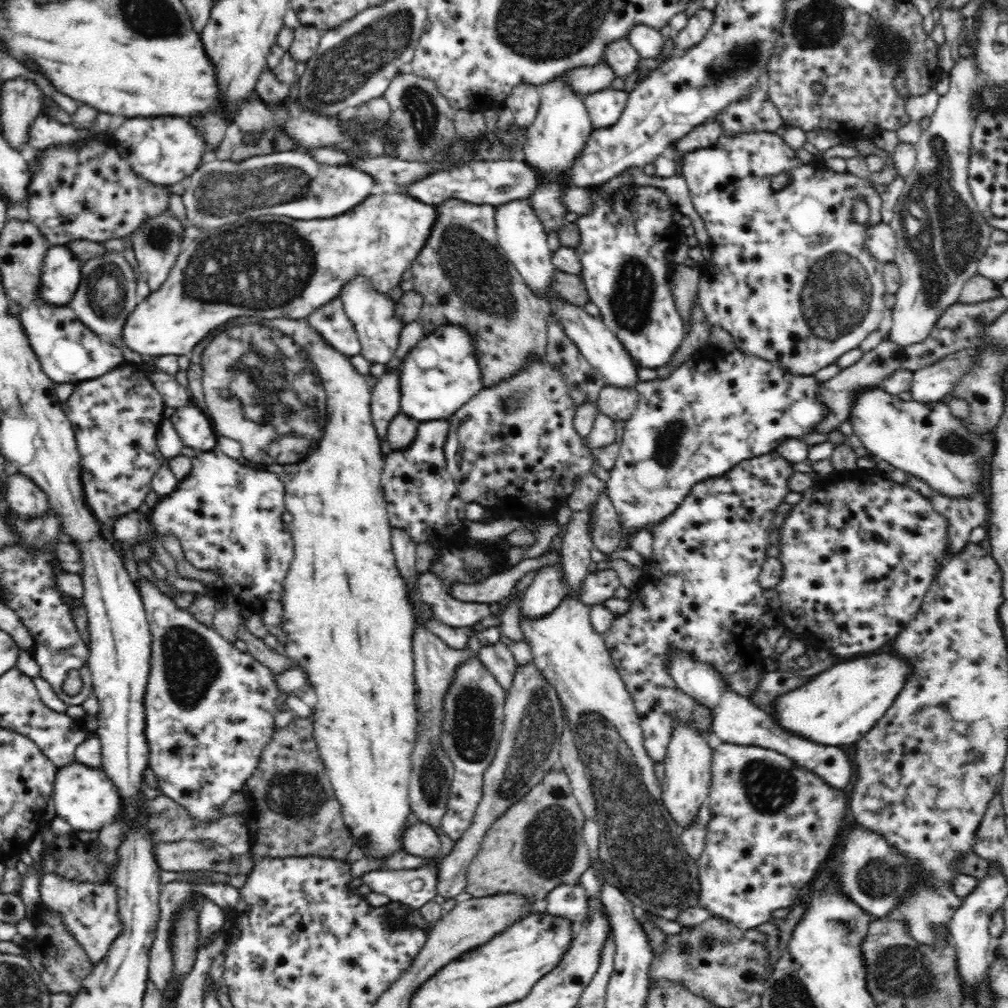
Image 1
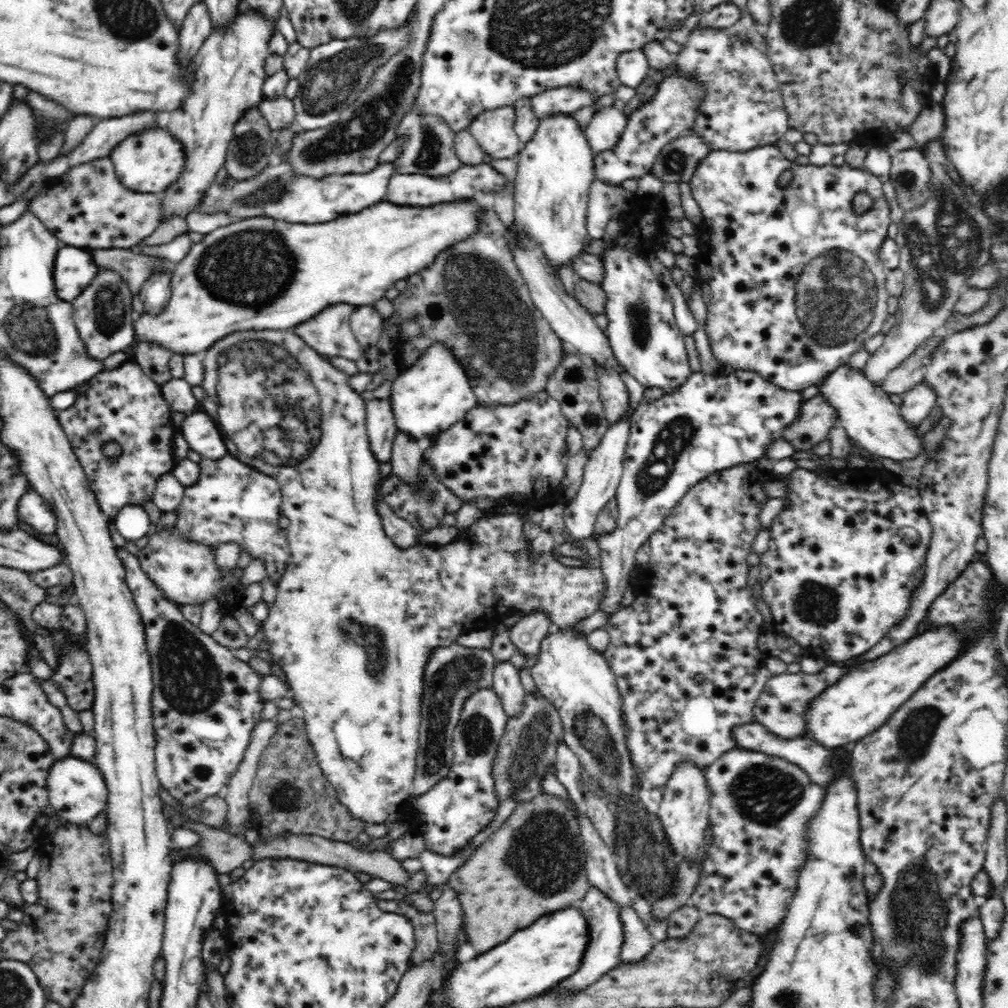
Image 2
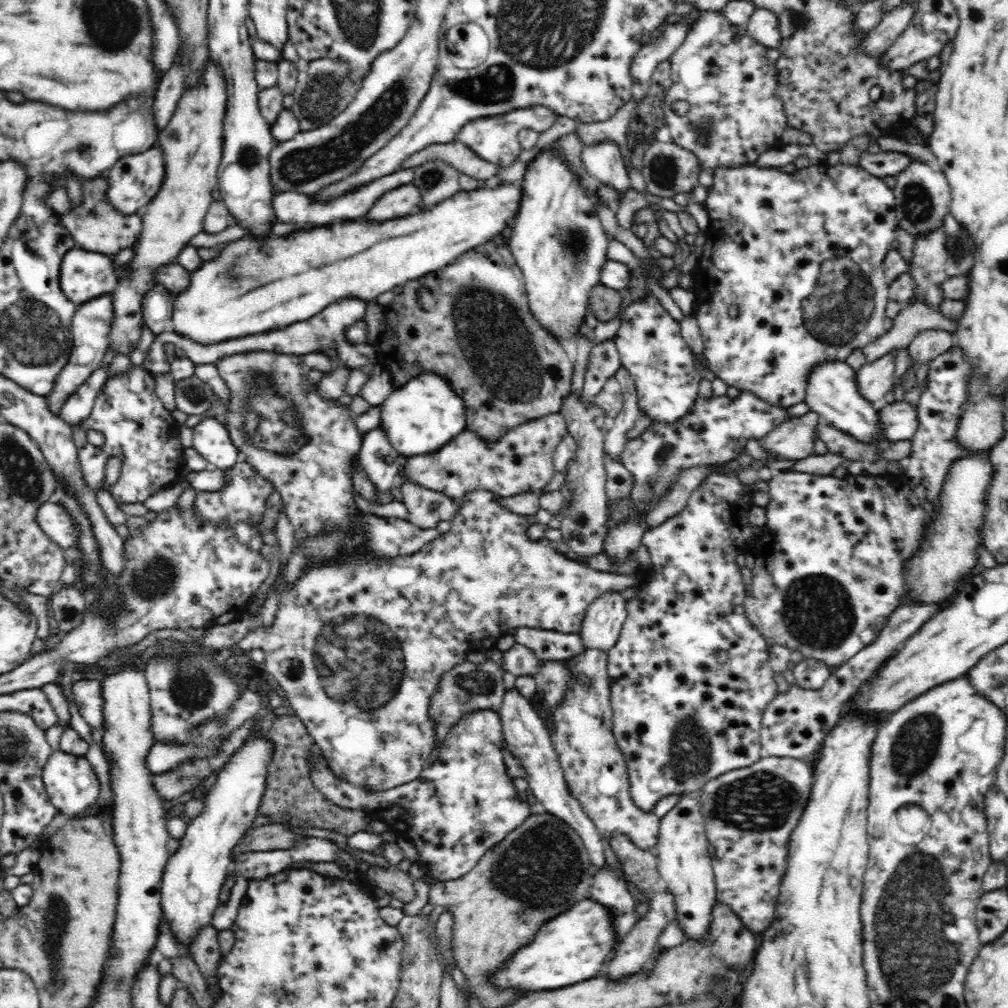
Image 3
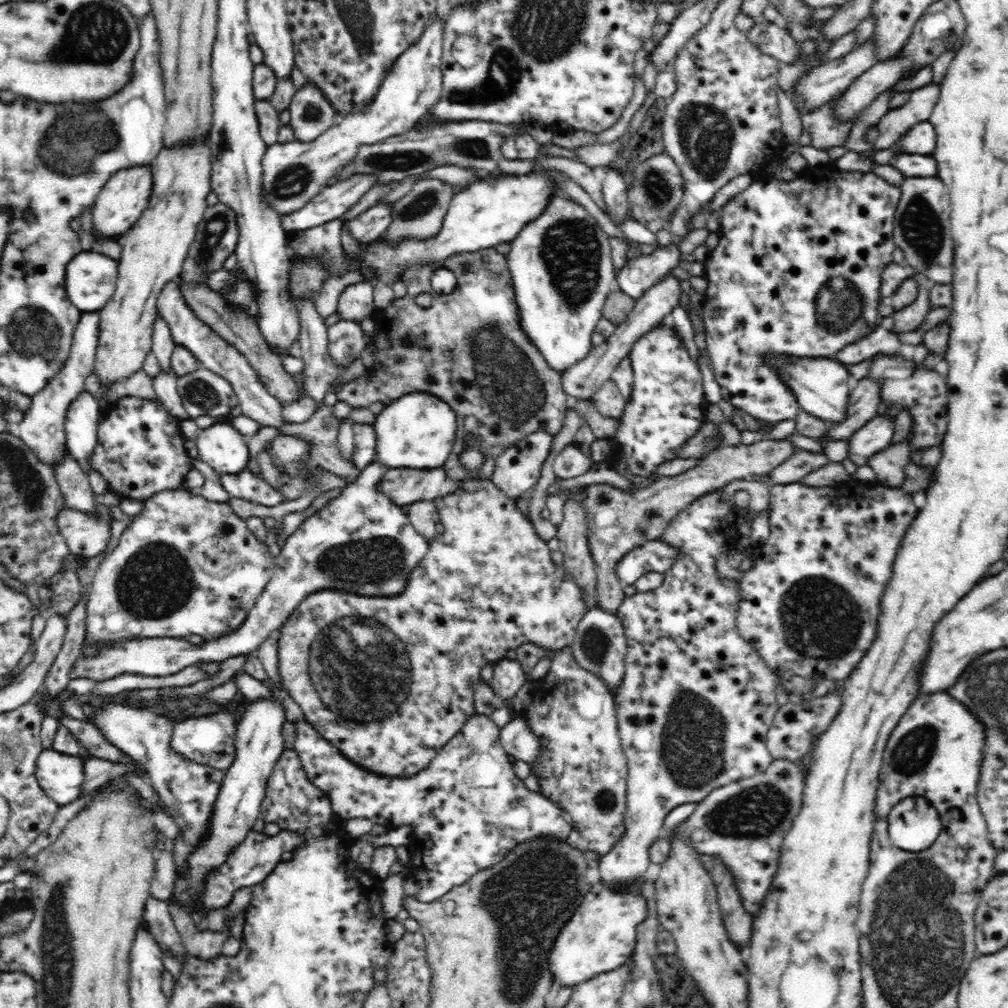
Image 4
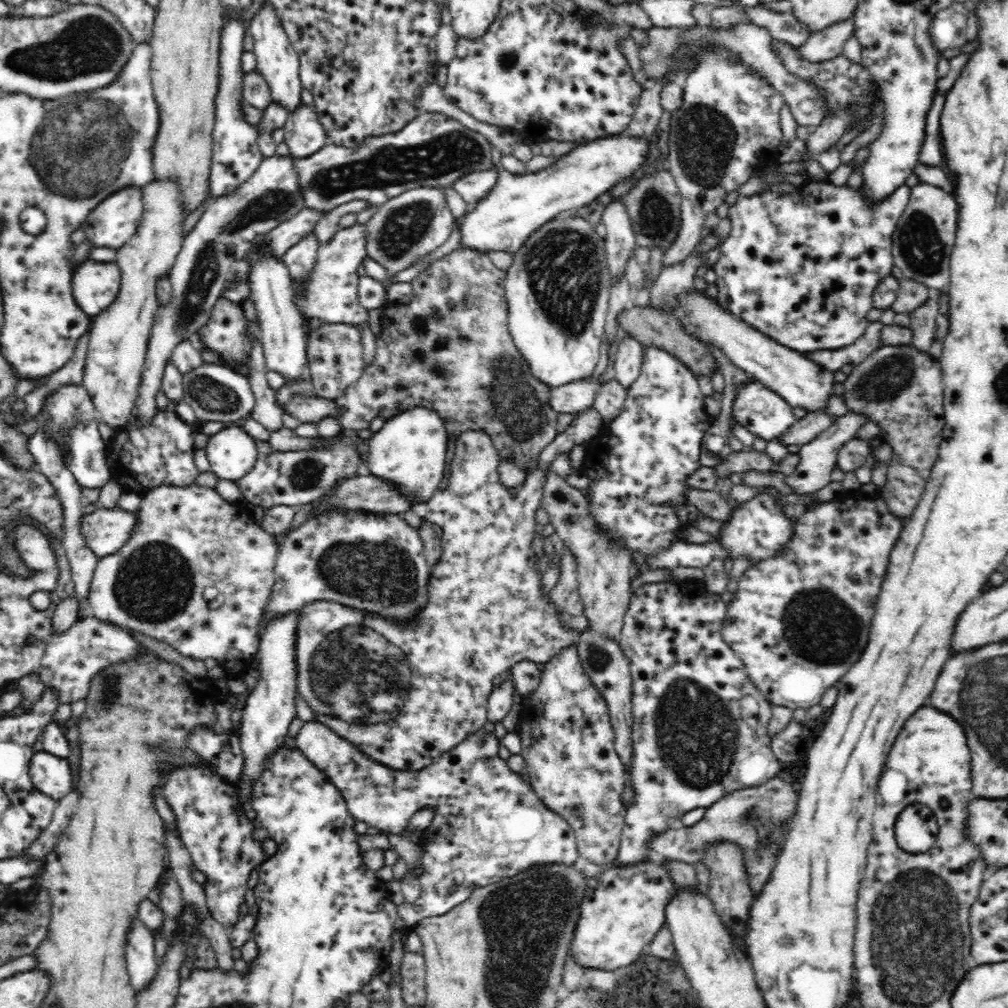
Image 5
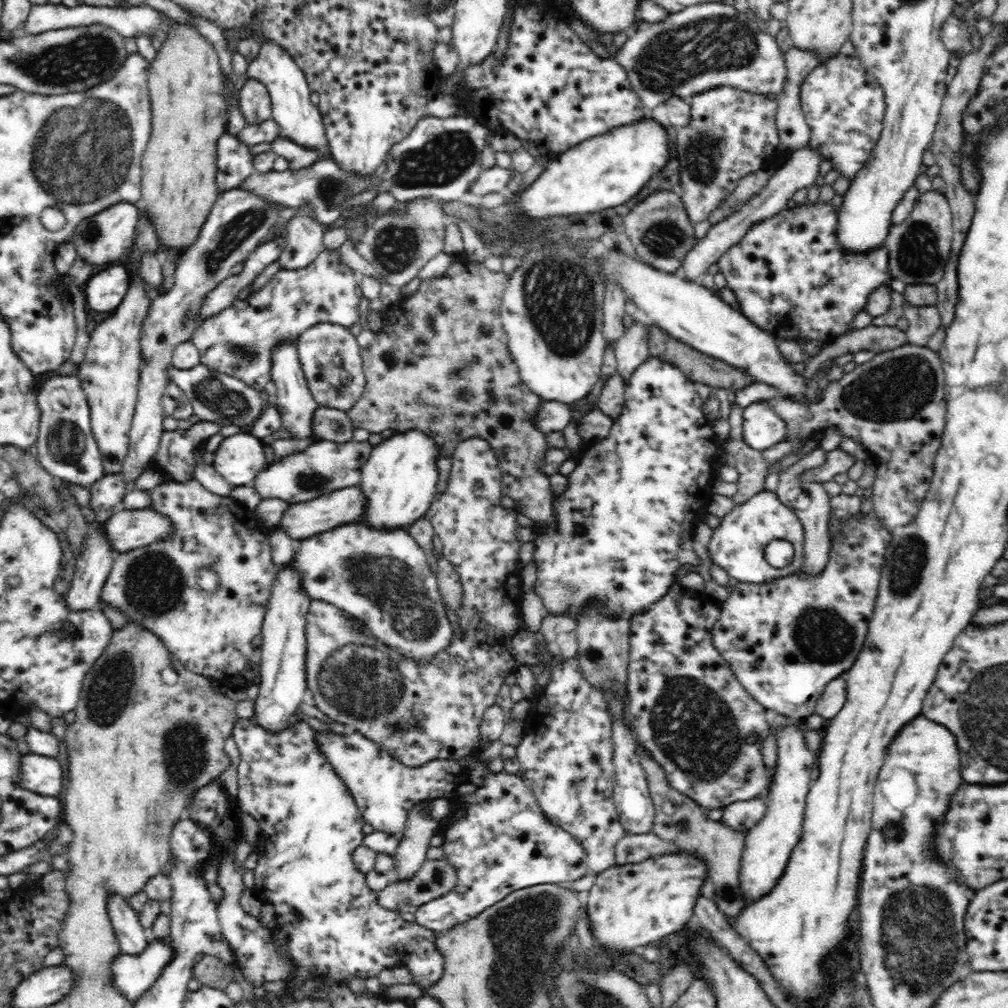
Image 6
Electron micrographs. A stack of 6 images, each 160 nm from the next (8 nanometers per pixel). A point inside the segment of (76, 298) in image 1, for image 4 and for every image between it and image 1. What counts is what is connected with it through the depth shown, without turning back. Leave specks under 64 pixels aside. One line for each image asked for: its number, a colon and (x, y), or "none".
2: (103, 313)
3: (91, 324)
4: (42, 428)

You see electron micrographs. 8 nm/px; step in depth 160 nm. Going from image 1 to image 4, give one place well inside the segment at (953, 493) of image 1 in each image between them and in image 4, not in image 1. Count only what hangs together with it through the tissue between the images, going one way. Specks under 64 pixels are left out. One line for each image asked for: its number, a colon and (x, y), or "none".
2: (865, 411)
3: (832, 392)
4: (820, 385)

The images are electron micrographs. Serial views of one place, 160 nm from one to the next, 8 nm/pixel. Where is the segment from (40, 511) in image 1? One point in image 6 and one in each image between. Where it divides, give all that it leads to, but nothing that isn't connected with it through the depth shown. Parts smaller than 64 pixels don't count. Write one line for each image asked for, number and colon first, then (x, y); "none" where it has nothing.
2: (32, 508)
3: (57, 524)
4: (87, 535)
5: (106, 530)
6: (125, 530)

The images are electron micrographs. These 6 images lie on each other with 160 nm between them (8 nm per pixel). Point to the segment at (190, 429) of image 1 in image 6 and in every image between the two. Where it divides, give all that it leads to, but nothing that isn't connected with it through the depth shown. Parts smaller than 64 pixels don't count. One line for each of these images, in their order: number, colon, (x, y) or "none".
2: (202, 432)
3: (210, 438)
4: (221, 446)
5: (232, 453)
6: (238, 459)

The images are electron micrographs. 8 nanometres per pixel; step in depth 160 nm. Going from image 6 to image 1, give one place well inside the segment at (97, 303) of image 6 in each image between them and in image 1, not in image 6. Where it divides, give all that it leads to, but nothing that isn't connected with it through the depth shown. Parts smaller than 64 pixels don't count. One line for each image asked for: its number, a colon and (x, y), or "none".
1: (60, 275)
2: (74, 269)
3: (84, 275)
4: (91, 277)
5: (95, 286)

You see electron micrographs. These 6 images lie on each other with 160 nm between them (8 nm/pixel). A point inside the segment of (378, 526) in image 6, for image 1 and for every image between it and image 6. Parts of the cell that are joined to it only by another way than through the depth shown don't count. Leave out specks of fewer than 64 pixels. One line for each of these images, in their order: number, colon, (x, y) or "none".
1: (439, 375)
2: (433, 394)
3: (418, 418)
4: (418, 430)
5: (409, 450)

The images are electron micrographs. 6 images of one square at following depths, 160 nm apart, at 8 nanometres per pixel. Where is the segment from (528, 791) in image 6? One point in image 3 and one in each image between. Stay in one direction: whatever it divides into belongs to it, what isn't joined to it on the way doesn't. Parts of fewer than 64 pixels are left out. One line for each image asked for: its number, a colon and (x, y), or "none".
3: (464, 803)
4: (468, 810)
5: (489, 824)

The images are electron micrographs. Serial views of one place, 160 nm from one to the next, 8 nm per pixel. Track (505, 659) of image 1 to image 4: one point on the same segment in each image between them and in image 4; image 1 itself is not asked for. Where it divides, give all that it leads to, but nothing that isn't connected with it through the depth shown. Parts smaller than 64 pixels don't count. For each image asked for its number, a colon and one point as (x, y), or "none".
2: (507, 686)
3: (524, 735)
4: (515, 736)

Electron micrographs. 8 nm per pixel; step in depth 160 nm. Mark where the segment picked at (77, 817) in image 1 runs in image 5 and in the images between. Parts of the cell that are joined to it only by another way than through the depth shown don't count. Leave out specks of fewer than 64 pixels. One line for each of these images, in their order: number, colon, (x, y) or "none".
2: (77, 791)
3: (72, 786)
4: (61, 776)
5: (51, 775)

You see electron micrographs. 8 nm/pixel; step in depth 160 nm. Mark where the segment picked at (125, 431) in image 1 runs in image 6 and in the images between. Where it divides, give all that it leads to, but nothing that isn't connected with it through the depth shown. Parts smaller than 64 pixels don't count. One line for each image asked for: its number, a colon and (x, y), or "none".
2: (123, 405)
3: (138, 429)
4: (140, 450)
5: (141, 456)
6: (175, 458)

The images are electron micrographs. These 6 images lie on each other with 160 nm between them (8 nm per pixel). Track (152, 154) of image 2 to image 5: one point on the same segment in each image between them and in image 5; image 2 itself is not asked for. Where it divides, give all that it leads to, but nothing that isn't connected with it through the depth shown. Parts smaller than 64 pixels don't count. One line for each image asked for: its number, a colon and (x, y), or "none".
3: (134, 180)
4: (119, 205)
5: (115, 220)

